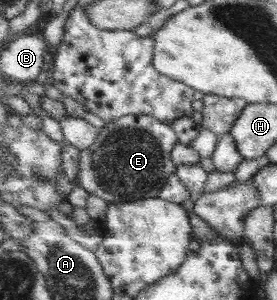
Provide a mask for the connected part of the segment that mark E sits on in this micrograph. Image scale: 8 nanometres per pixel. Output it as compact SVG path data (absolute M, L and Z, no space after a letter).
M128 115L114 122L106 122L99 130L97 141L80 152L78 183L88 193L102 198L107 204L158 197L169 177L177 171L178 165L172 160L172 151L179 141L180 138L171 124L148 115Z

